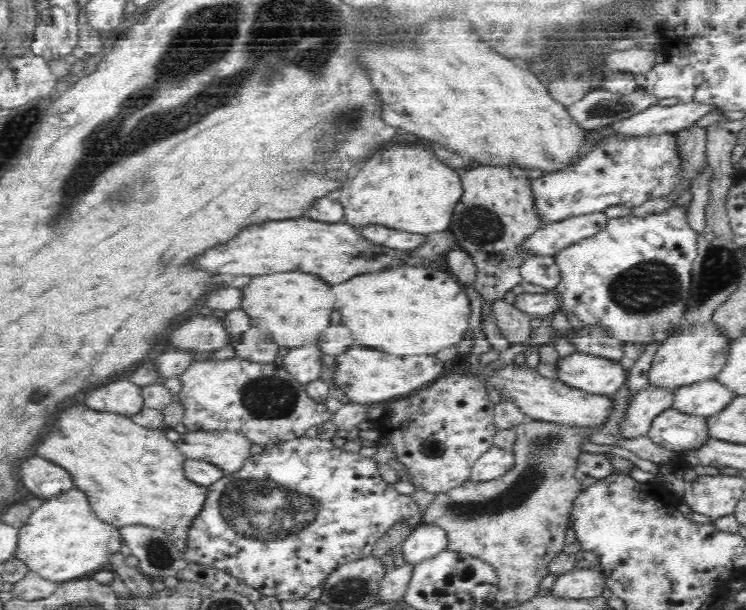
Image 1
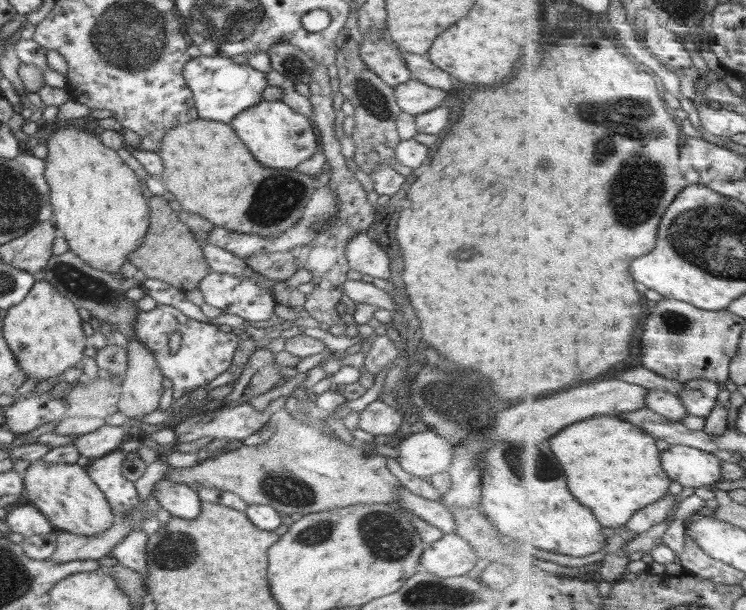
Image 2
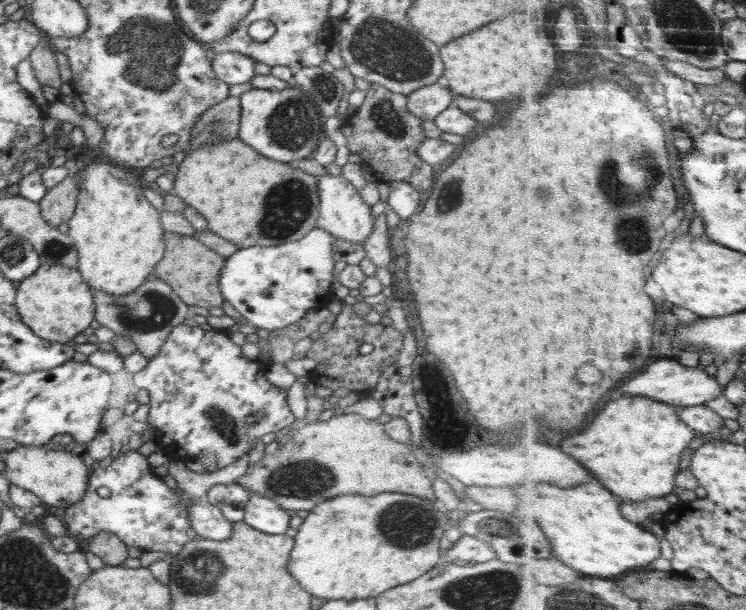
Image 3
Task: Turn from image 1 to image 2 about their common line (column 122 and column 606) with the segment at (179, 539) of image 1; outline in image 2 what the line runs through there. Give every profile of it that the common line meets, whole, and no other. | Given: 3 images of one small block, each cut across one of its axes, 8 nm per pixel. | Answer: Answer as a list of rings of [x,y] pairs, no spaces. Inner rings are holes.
[[[599,415],[596,417],[592,417],[591,419],[585,421],[578,421],[574,426],[569,426],[566,429],[563,429],[564,432],[562,434],[556,434],[552,440],[552,448],[554,448],[554,452],[556,452],[556,456],[560,460],[562,460],[562,464],[566,464],[564,468],[566,468],[566,472],[568,472],[568,478],[570,478],[570,490],[572,490],[572,494],[582,502],[582,504],[586,504],[586,506],[590,506],[600,523],[604,525],[604,527],[610,528],[618,528],[620,526],[626,526],[630,519],[632,519],[639,510],[645,509],[647,506],[662,500],[667,494],[670,492],[670,486],[672,486],[672,479],[670,475],[664,470],[662,464],[662,453],[663,451],[658,448],[658,438],[656,438],[653,434],[648,434],[639,424],[634,424],[633,422],[628,422],[620,415]]]

